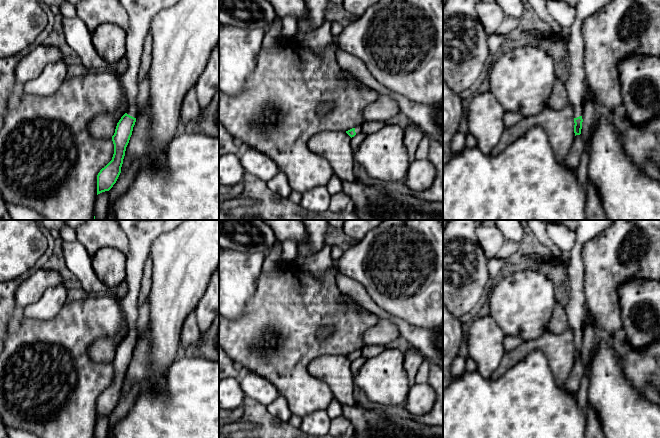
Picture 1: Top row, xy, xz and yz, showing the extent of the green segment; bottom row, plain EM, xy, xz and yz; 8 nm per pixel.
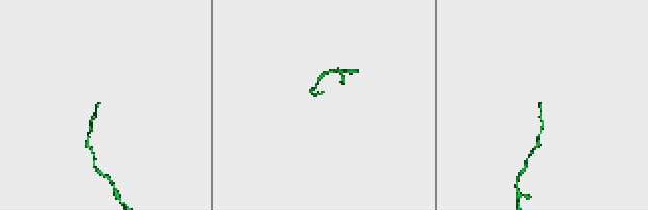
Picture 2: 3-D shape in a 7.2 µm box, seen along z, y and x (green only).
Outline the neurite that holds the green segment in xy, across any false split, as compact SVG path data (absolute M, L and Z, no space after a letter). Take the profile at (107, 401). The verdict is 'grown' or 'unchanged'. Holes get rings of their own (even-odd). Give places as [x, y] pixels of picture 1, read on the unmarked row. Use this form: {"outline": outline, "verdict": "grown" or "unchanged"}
{"outline": "M116 220L129 240L126 256L127 295L120 301L124 311L128 334L117 347L112 360L114 378L112 384L97 399L97 419L109 415L116 407L123 388L126 371L132 359L138 338L137 321L140 306L138 295L143 276L144 264L150 258L153 242L162 234L179 226L185 220Z", "verdict": "grown"}

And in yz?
{"outline": "M539 220L545 224L556 223L570 228L575 234L575 244L568 253L567 274L570 280L571 296L565 307L568 324L574 332L574 357L581 358L582 325L586 319L585 297L583 292L584 262L582 247L608 228L614 220Z", "verdict": "grown"}

